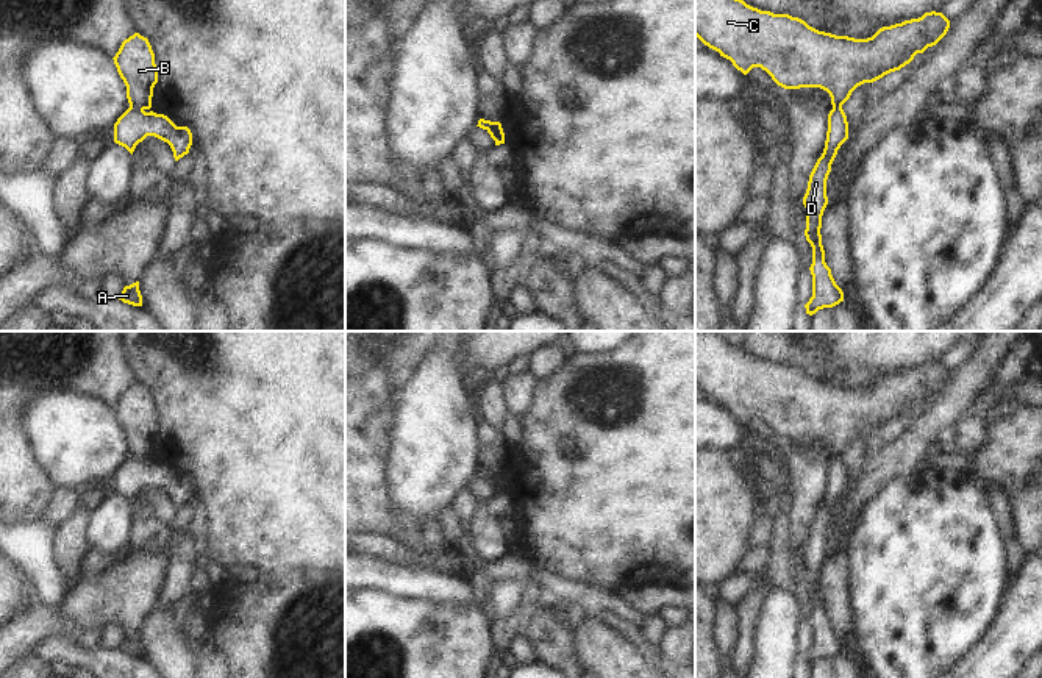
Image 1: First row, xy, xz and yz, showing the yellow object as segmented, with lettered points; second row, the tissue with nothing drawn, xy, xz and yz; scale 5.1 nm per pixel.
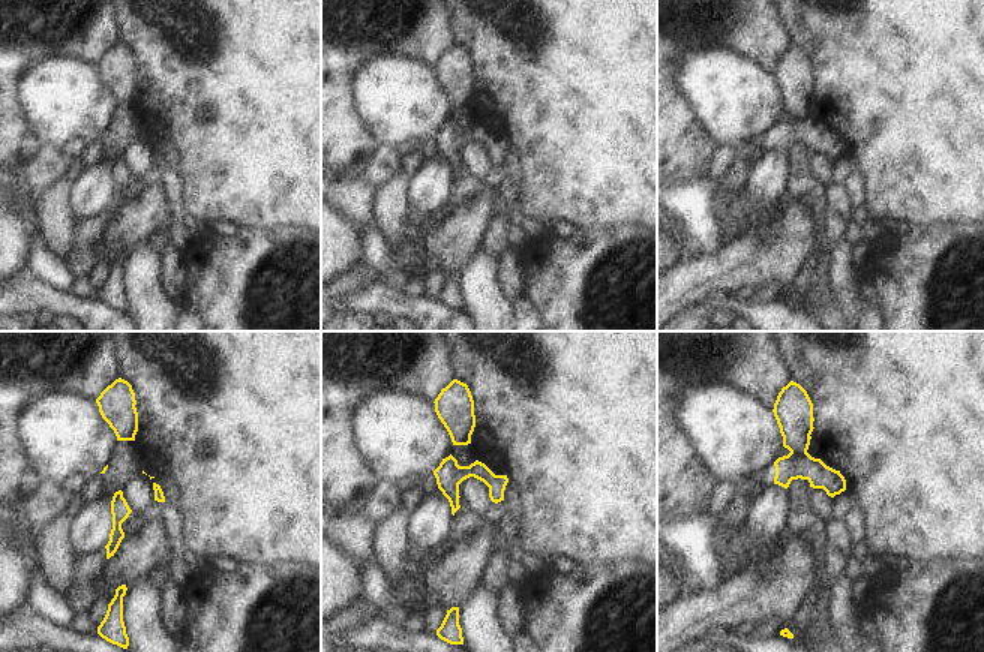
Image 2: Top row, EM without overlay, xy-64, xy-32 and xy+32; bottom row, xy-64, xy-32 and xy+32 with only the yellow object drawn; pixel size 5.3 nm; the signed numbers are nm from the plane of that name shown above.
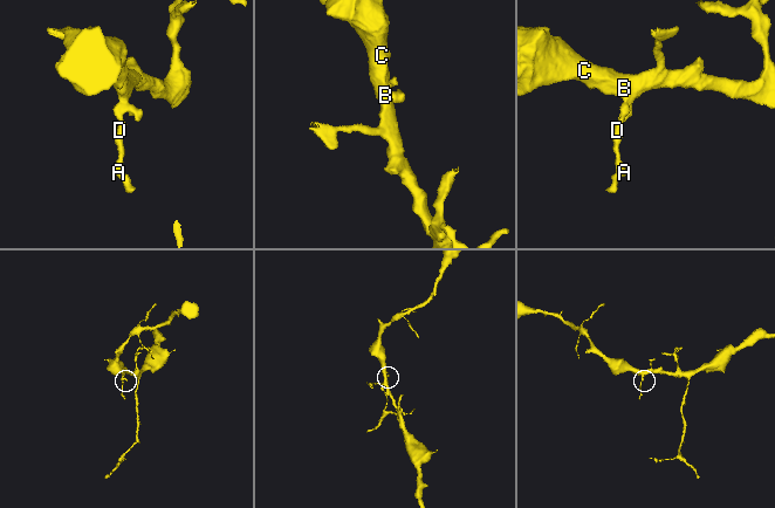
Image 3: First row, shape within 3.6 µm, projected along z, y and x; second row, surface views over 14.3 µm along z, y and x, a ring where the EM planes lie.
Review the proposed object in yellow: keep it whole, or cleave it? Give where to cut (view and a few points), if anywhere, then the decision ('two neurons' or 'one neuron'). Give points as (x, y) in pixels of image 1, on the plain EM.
xy (130, 456), (142, 460) | two neurons

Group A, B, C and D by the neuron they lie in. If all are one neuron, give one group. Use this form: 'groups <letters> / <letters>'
groups A D / B C

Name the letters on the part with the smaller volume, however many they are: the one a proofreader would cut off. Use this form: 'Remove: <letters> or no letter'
Remove: A, D

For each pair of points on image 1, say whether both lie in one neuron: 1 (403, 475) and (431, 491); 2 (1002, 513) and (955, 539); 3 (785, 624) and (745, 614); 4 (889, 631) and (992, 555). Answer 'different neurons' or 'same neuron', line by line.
1: same neuron
2: different neurons
3: different neurons
4: same neuron

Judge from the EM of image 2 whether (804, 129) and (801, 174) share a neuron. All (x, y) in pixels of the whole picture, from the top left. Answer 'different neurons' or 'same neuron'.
different neurons

